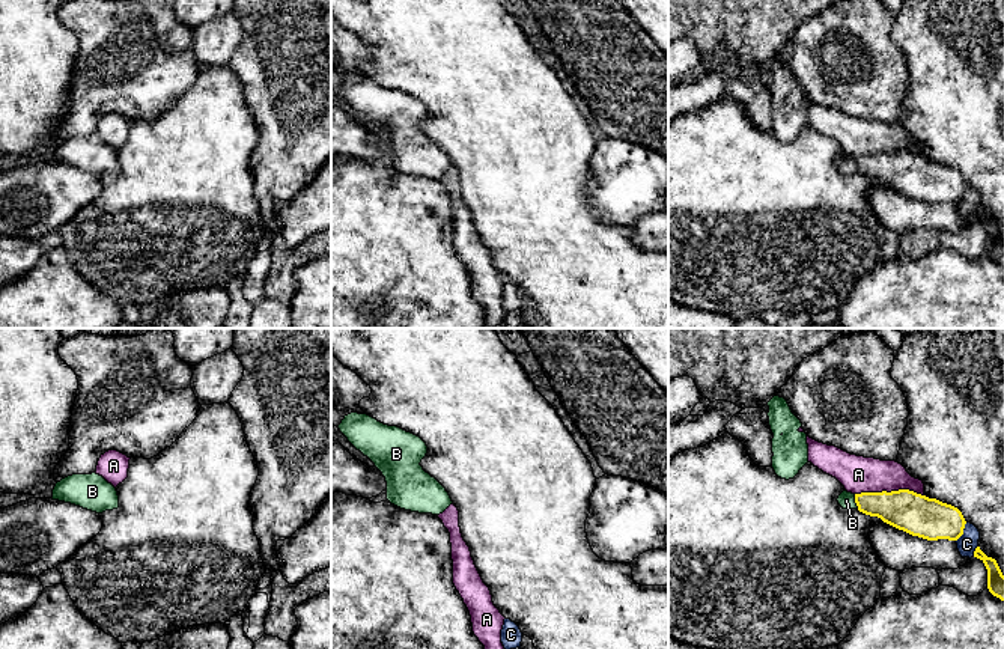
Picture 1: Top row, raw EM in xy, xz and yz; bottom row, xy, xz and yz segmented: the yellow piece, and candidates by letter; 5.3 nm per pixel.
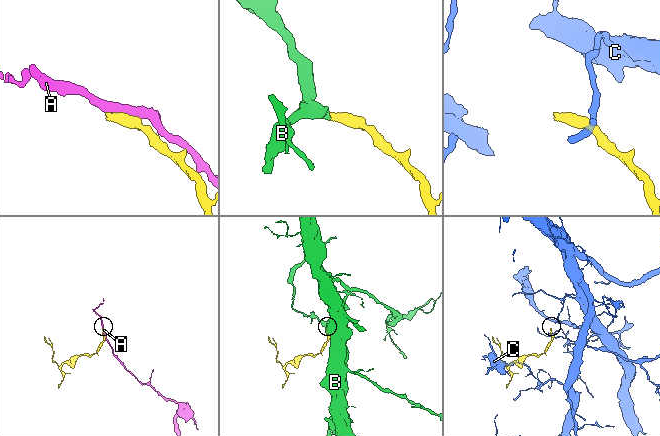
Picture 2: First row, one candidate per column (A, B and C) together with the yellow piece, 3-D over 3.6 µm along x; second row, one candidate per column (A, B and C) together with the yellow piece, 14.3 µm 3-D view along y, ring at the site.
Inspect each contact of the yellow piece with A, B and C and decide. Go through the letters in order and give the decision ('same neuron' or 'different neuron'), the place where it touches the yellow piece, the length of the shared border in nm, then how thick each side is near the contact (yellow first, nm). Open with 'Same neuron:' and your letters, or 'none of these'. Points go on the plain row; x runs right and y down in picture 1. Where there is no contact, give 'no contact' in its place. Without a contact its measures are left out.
Same neuron: B
A: different neuron; contact yz (893, 154); length 400 nm; calibres 220 and 190 nm
B: same neuron; contact yz (855, 164); length 80 nm; calibres 200 and 90 nm
C: different neuron; contact yz (962, 195); length 120 nm; calibres 220 and 110 nm

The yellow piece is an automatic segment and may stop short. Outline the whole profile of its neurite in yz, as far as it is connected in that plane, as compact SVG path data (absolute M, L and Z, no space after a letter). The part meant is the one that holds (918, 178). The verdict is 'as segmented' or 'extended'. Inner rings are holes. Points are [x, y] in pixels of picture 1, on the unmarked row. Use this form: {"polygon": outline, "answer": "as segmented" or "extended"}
{"polygon": "M909 152L861 157L843 154L837 164L843 172L858 172L927 203L957 203L966 187L957 170Z", "answer": "extended"}

